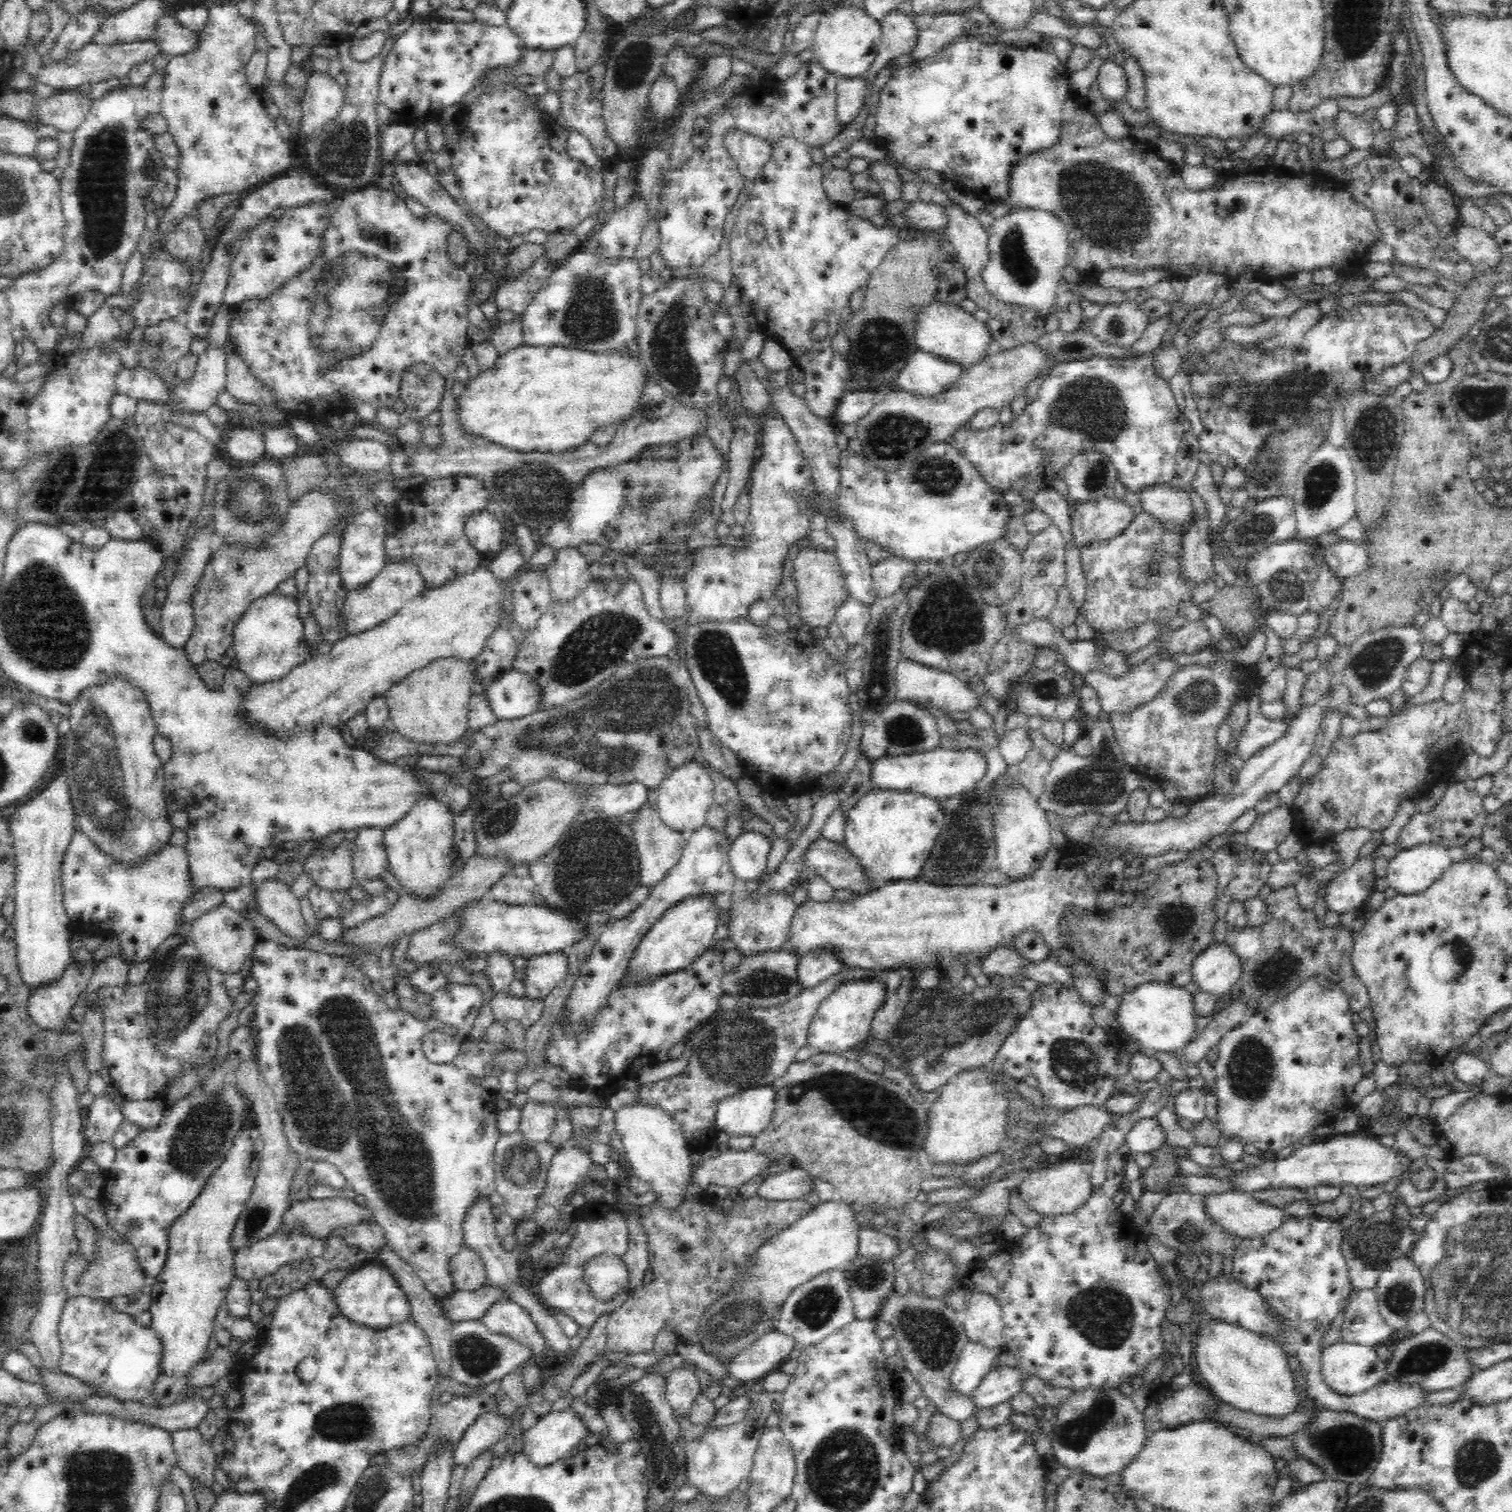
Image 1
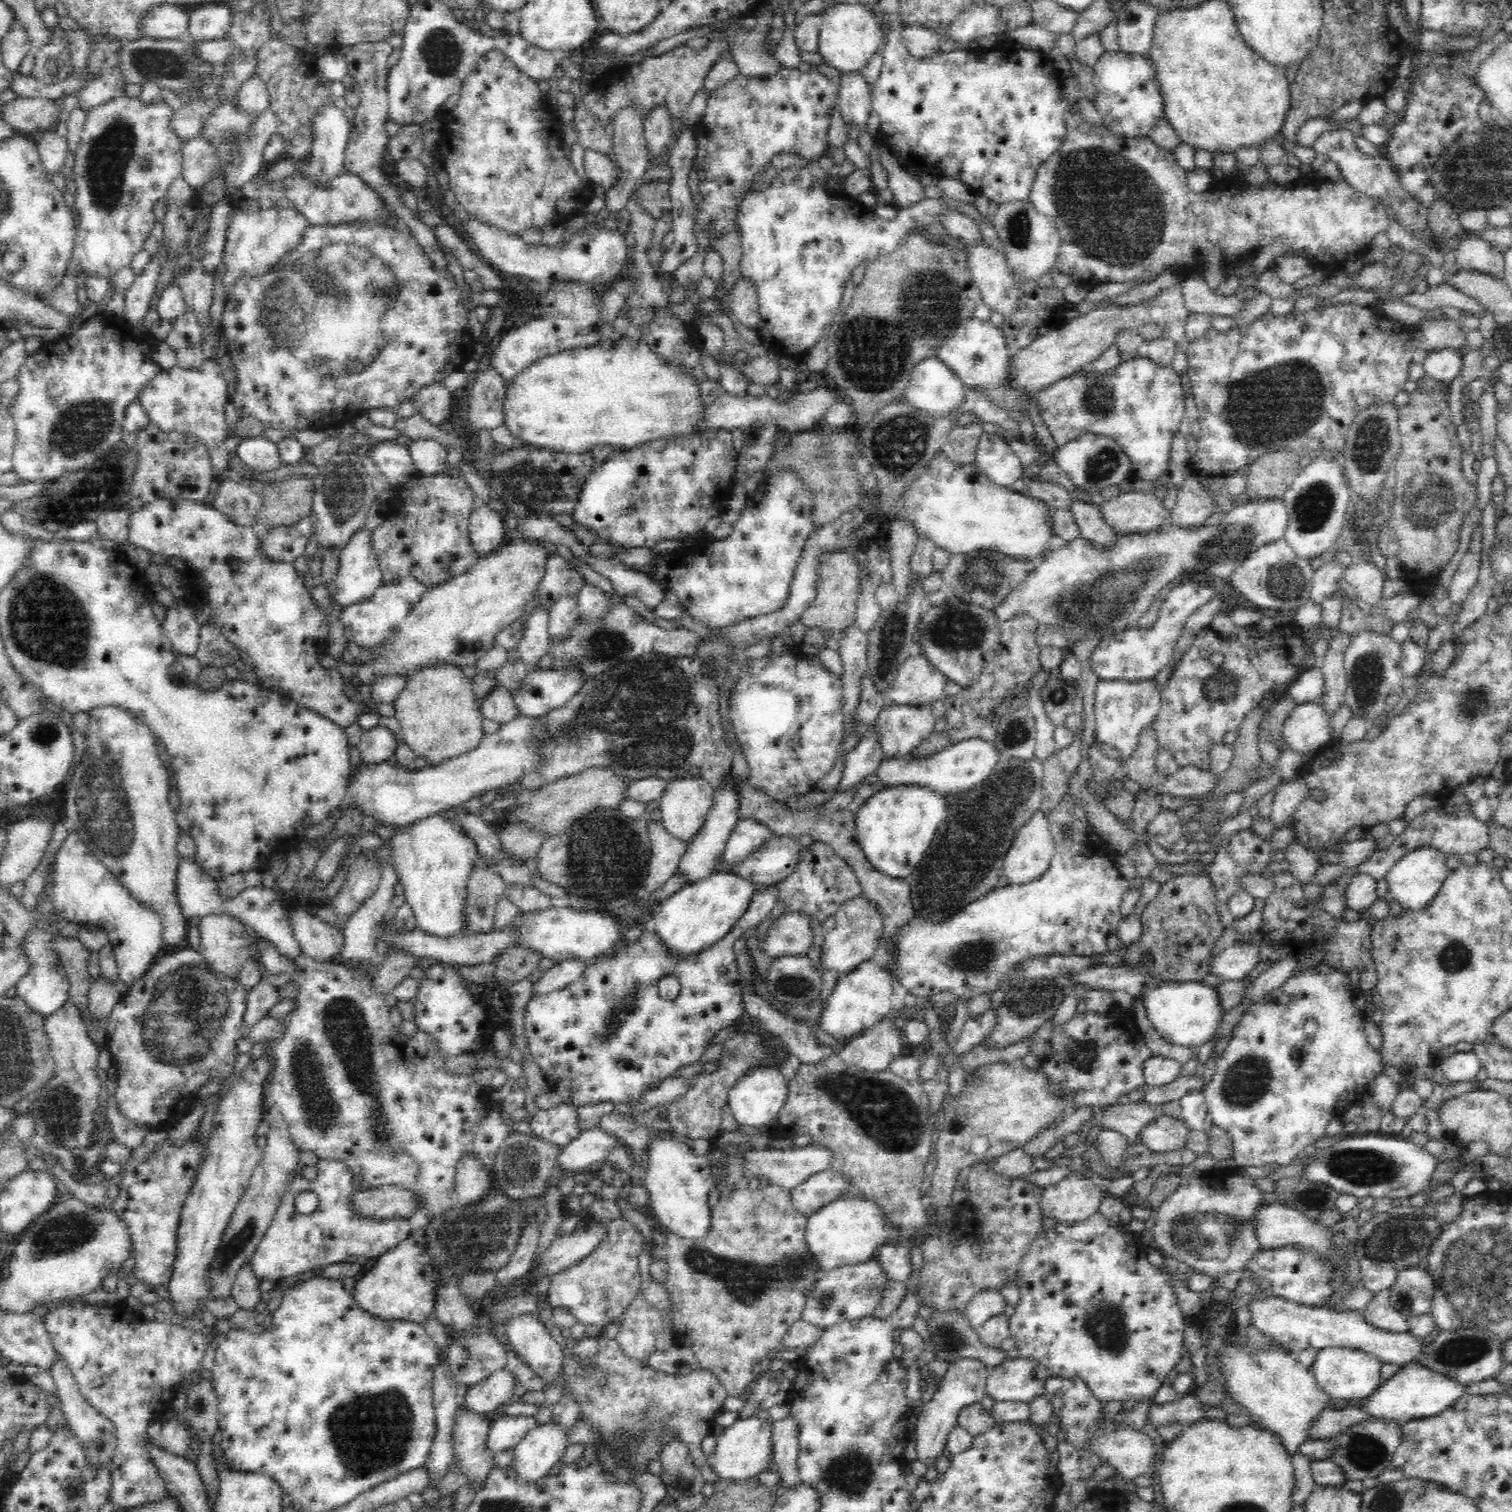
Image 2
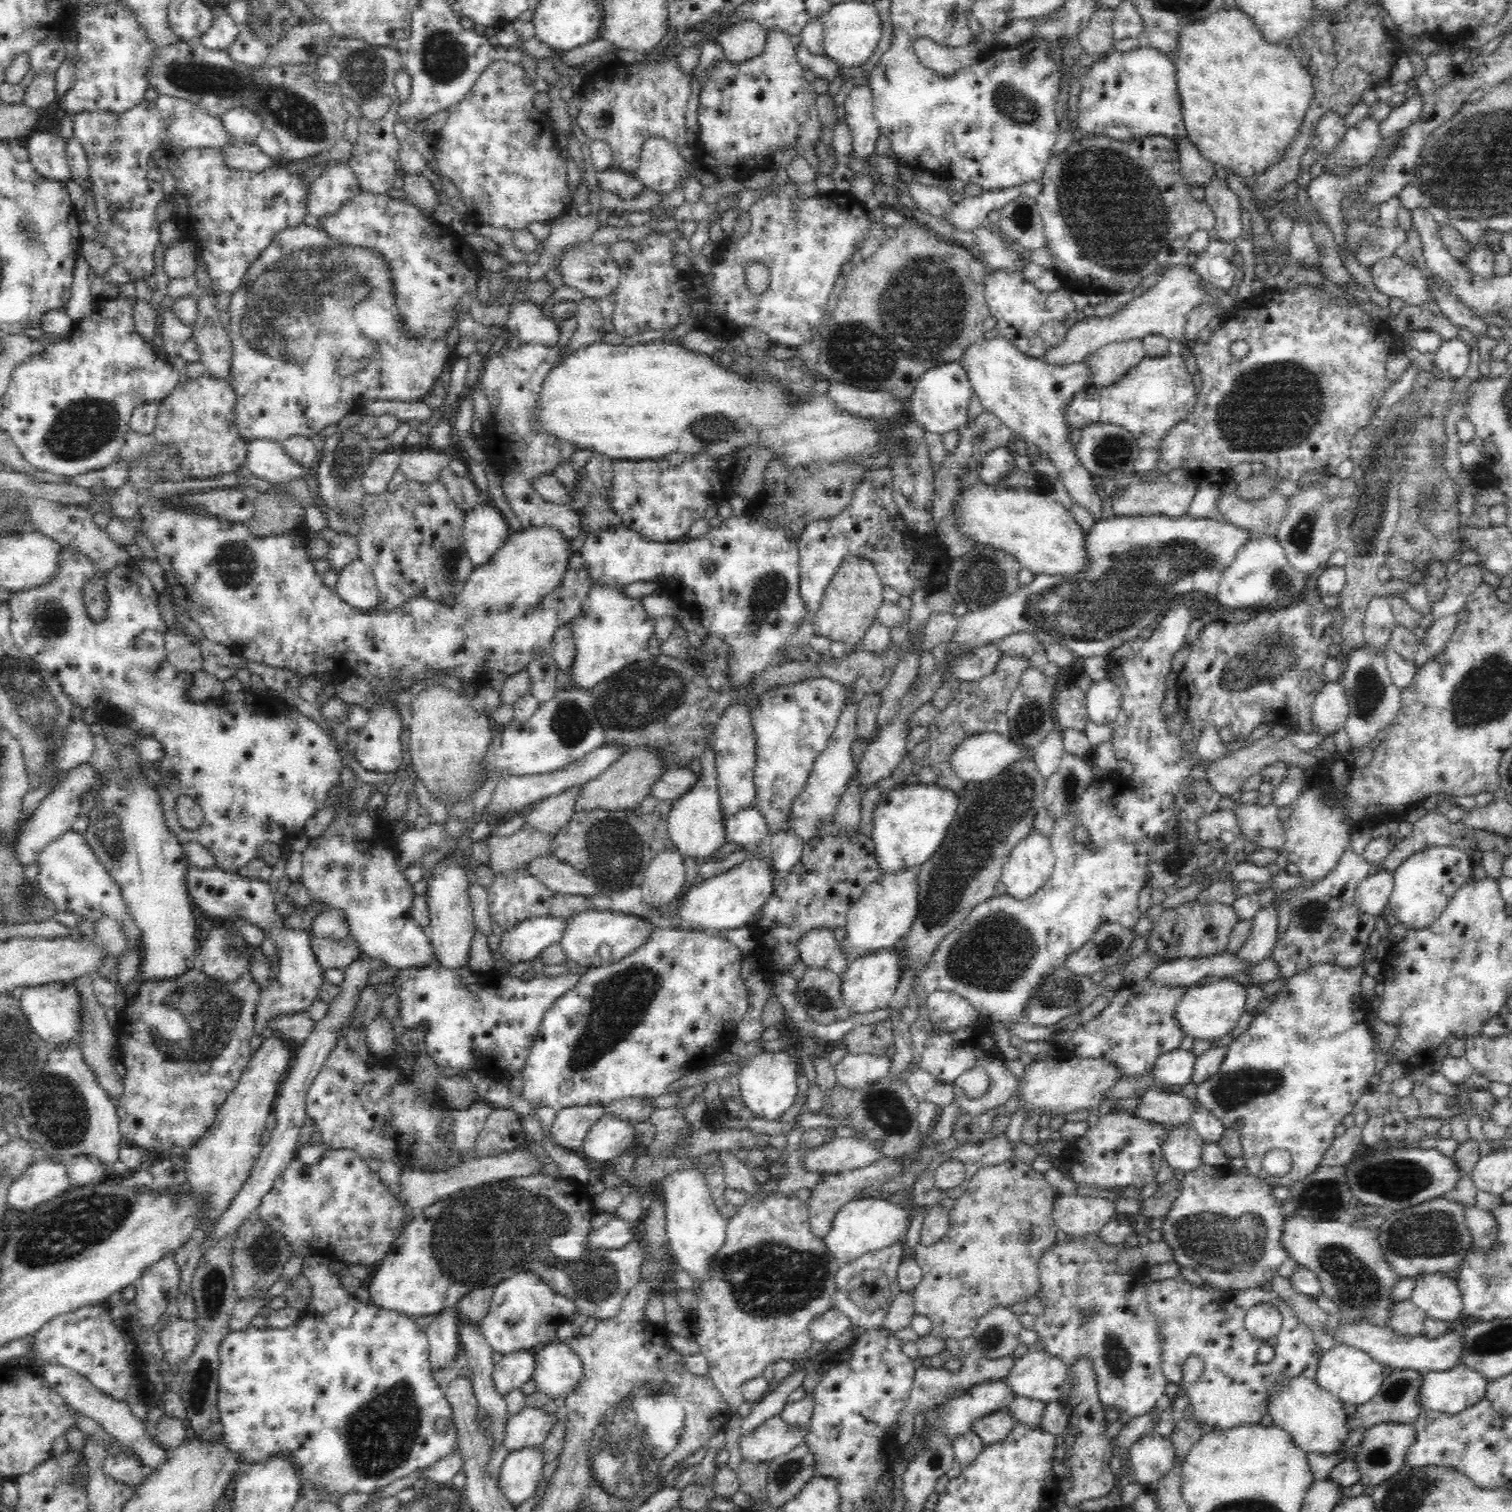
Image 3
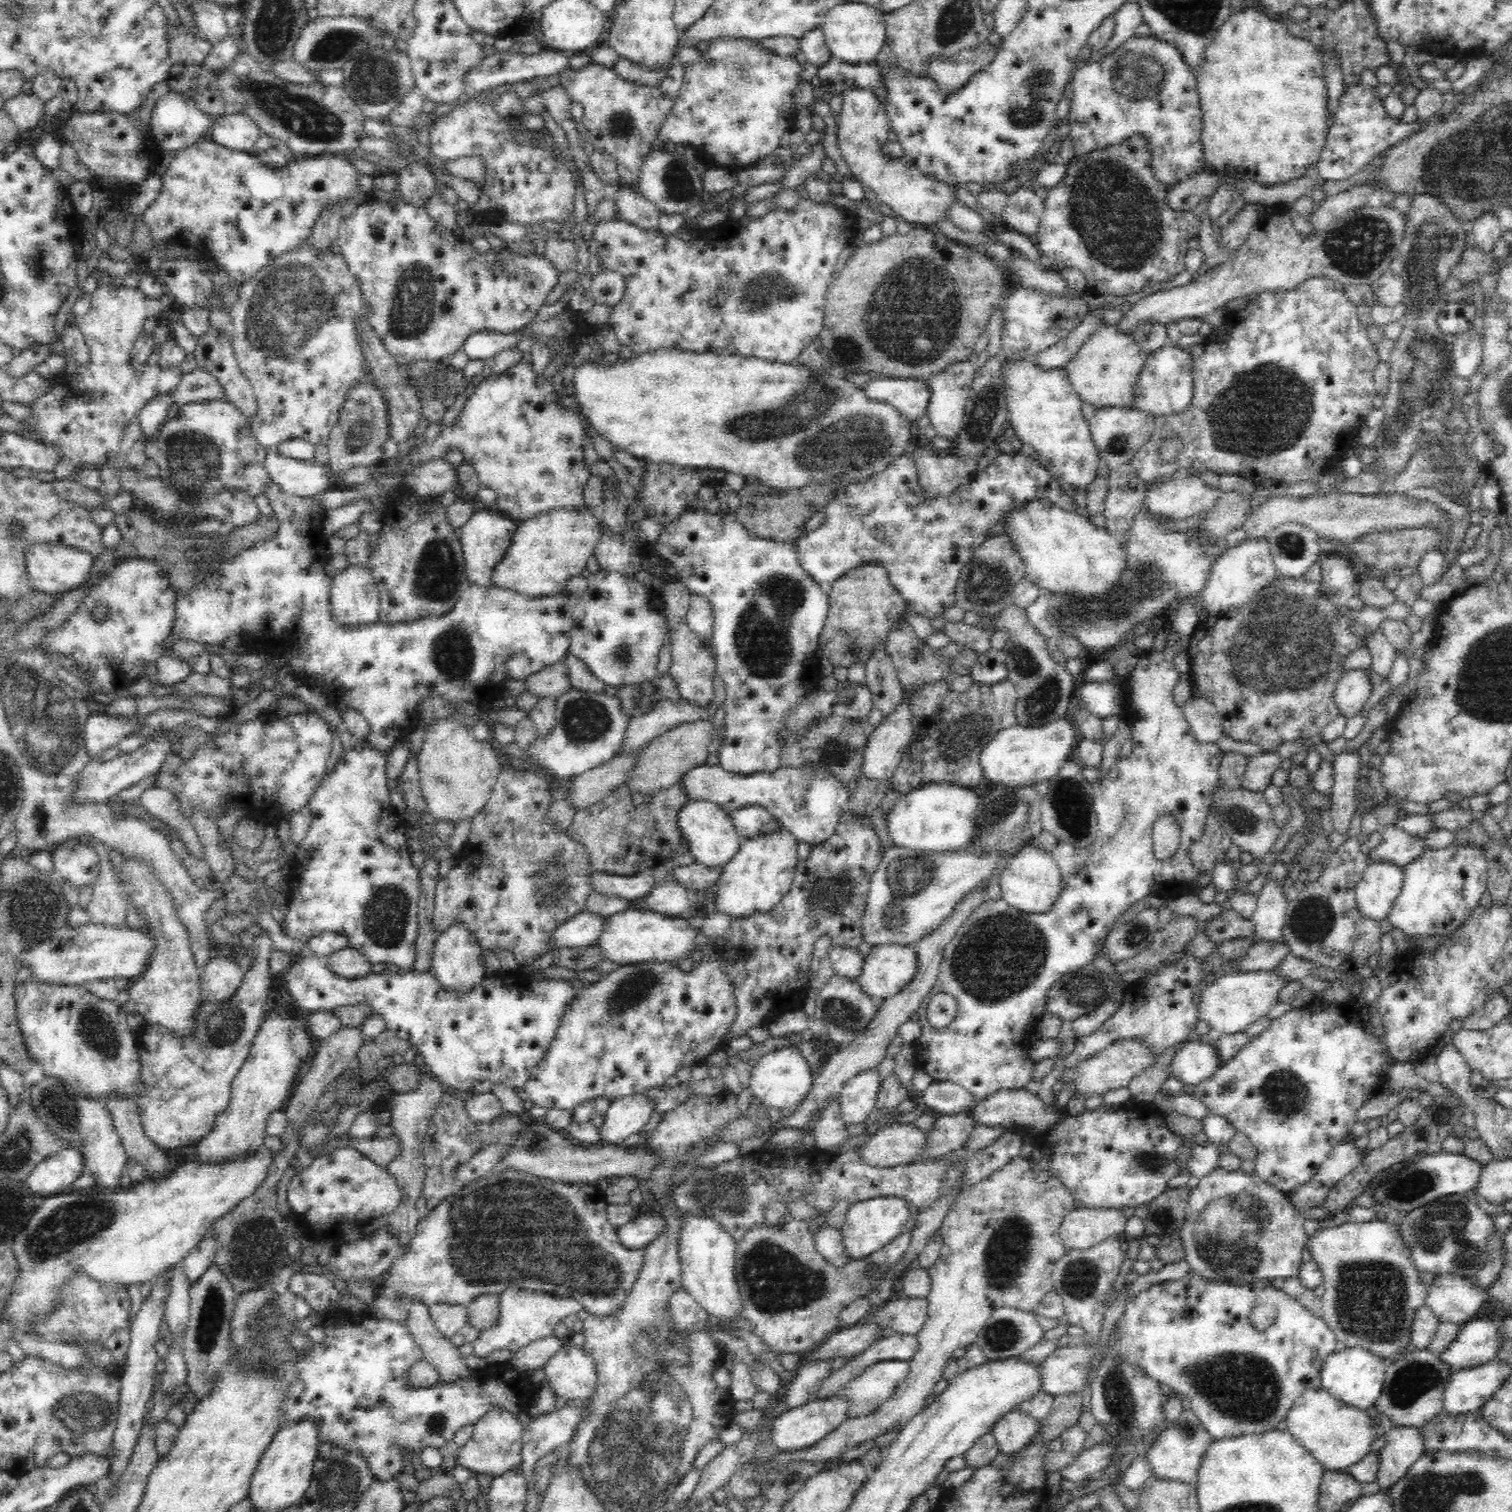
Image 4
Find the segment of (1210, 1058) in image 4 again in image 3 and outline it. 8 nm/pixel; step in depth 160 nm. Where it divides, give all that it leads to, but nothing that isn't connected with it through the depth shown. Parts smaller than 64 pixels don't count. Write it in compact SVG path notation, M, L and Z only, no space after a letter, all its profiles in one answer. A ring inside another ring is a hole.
M1181 1048L1161 1053L1150 1064L1152 1078L1154 1082L1161 1082L1162 1085L1182 1084L1184 1080L1188 1080L1194 1060L1195 1055L1190 1050Z

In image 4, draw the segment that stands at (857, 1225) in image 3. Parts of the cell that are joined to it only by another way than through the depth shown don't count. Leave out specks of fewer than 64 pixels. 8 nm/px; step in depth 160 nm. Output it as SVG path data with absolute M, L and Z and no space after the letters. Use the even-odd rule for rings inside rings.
M876 1197L850 1202L845 1220L839 1229L842 1234L842 1254L848 1260L859 1260L877 1251L905 1231L904 1226L909 1217L907 1205L901 1197Z

